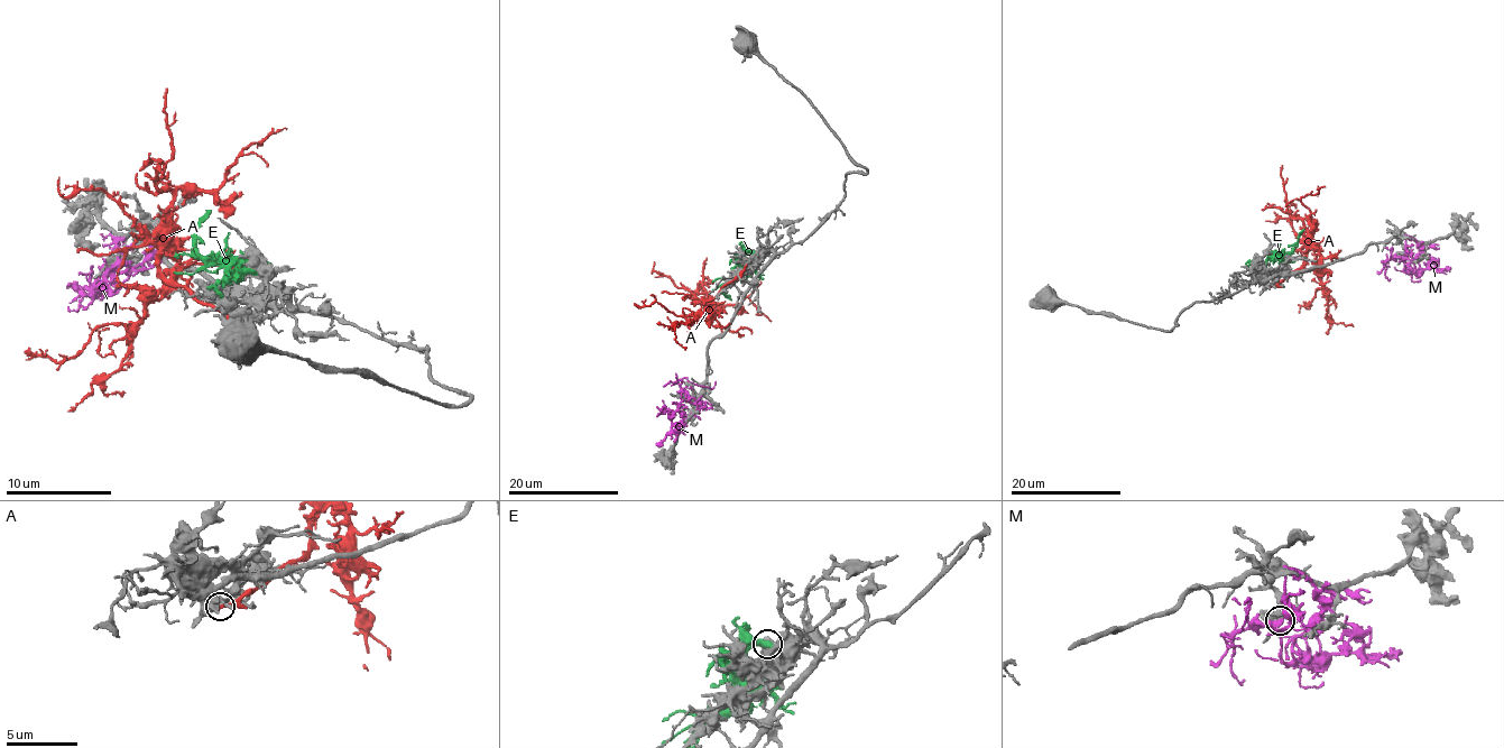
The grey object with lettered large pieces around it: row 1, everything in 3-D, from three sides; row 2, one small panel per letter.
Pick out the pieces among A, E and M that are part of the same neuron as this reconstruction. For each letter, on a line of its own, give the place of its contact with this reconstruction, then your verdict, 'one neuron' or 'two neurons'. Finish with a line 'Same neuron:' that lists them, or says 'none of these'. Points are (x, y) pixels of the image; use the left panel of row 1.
A: meets grey at (237, 320); two neurons
E: meets grey at (251, 270); one neuron
M: meets grey at (128, 261); two neurons
Same neuron: E

